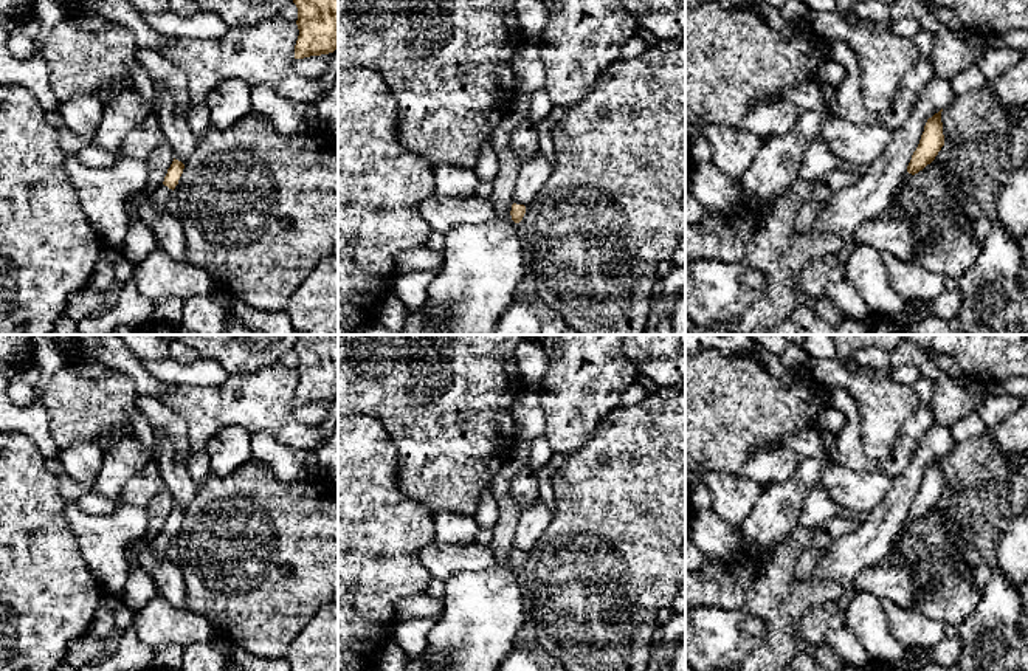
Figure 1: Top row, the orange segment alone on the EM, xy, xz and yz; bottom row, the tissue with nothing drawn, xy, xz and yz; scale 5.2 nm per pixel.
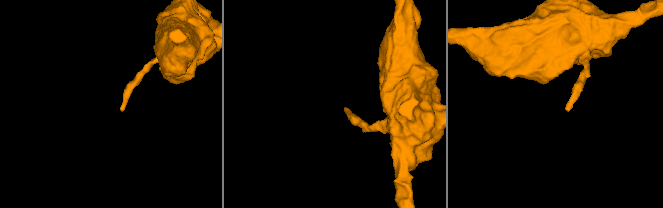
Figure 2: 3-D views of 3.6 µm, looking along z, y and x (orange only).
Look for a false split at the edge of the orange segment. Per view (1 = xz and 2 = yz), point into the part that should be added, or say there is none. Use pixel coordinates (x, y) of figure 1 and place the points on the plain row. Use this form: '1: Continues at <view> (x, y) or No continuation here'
1: No continuation here
2: No continuation here

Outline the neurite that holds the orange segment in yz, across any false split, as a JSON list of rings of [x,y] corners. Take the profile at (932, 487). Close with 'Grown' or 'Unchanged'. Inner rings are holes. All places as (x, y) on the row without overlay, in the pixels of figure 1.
[[[943,456],[932,465],[929,465],[924,473],[919,491],[907,513],[907,519],[912,522],[918,521],[927,511],[930,511],[941,497],[941,494],[944,493],[941,459]]]. Unchanged

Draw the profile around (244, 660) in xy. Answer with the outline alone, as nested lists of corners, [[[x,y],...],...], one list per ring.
[[[237,648],[229,652],[233,663],[242,671],[291,671],[290,663],[285,657],[282,659],[268,659],[253,656],[247,651]]]

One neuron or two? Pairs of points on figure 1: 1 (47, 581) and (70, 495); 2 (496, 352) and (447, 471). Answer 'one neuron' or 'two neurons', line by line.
1: two neurons
2: one neuron

